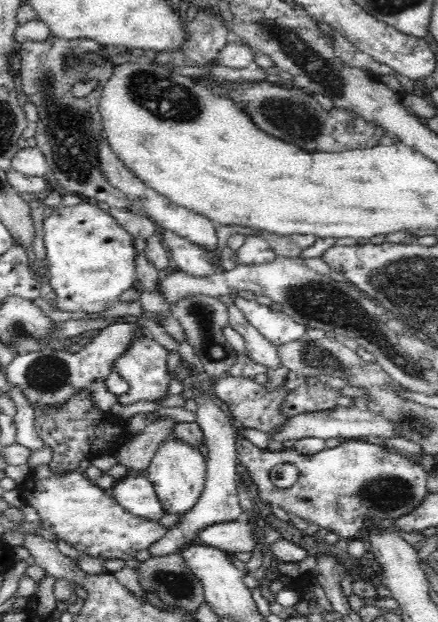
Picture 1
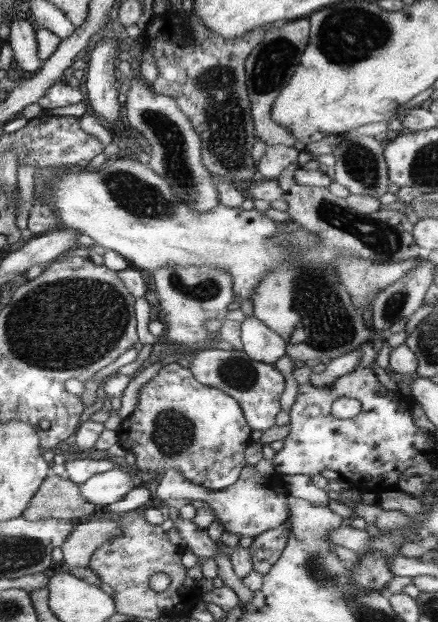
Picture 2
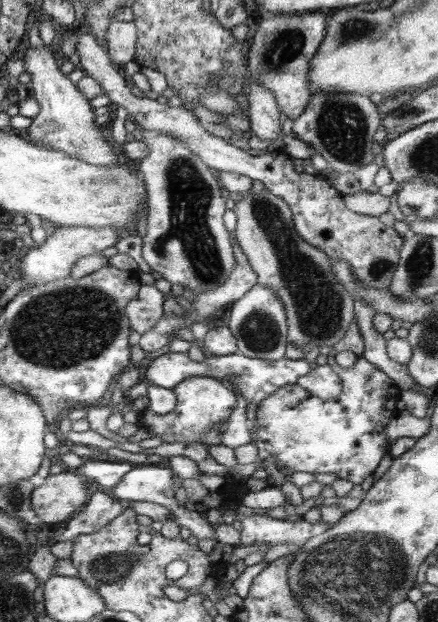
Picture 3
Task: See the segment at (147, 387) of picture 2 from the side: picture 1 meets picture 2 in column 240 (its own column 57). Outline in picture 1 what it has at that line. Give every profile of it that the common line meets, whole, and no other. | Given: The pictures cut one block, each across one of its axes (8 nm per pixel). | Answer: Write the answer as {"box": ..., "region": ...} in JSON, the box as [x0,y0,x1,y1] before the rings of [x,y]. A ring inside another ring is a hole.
{"box":[30,387,142,475],"region":[[[85,387],[78,389],[66,401],[57,405],[42,405],[38,401],[32,401],[30,405],[34,408],[38,435],[44,440],[44,445],[54,452],[48,465],[58,475],[80,470],[81,461],[91,462],[98,454],[116,453],[142,432],[128,432],[127,420],[116,418],[110,412],[98,409],[98,406],[93,404],[92,392]]]}

